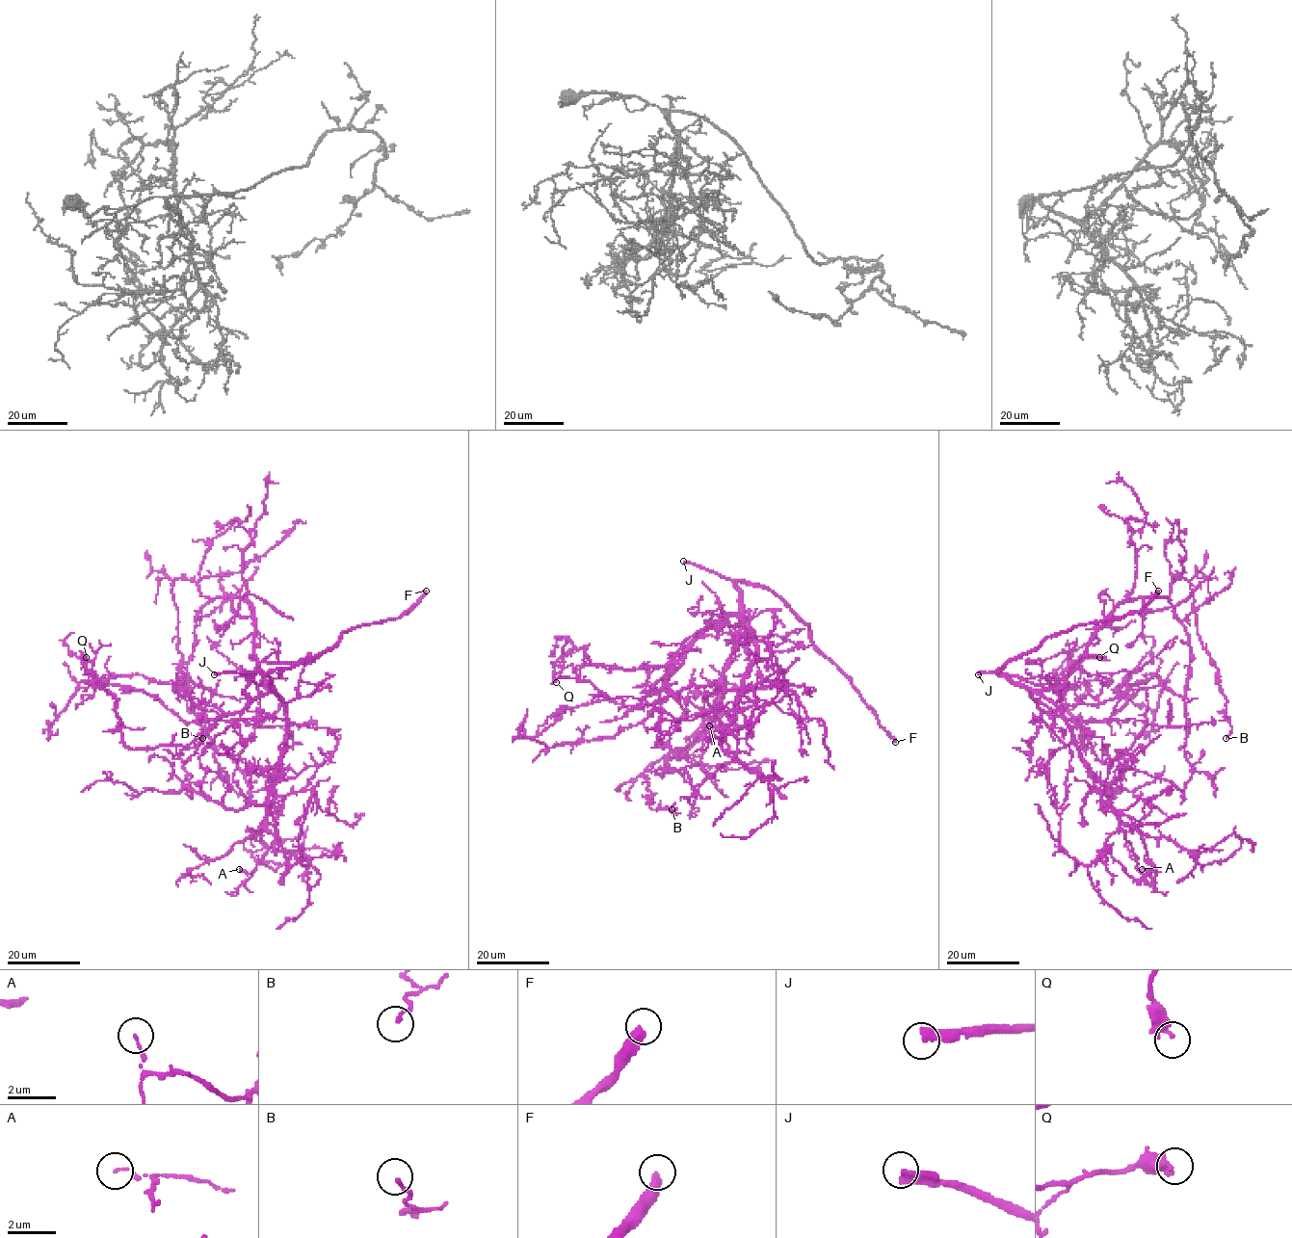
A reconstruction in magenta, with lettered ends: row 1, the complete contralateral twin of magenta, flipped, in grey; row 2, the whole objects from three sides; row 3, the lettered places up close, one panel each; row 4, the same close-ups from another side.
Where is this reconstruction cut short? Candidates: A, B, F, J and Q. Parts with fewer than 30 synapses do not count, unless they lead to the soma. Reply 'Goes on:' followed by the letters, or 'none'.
Goes on: F, J

